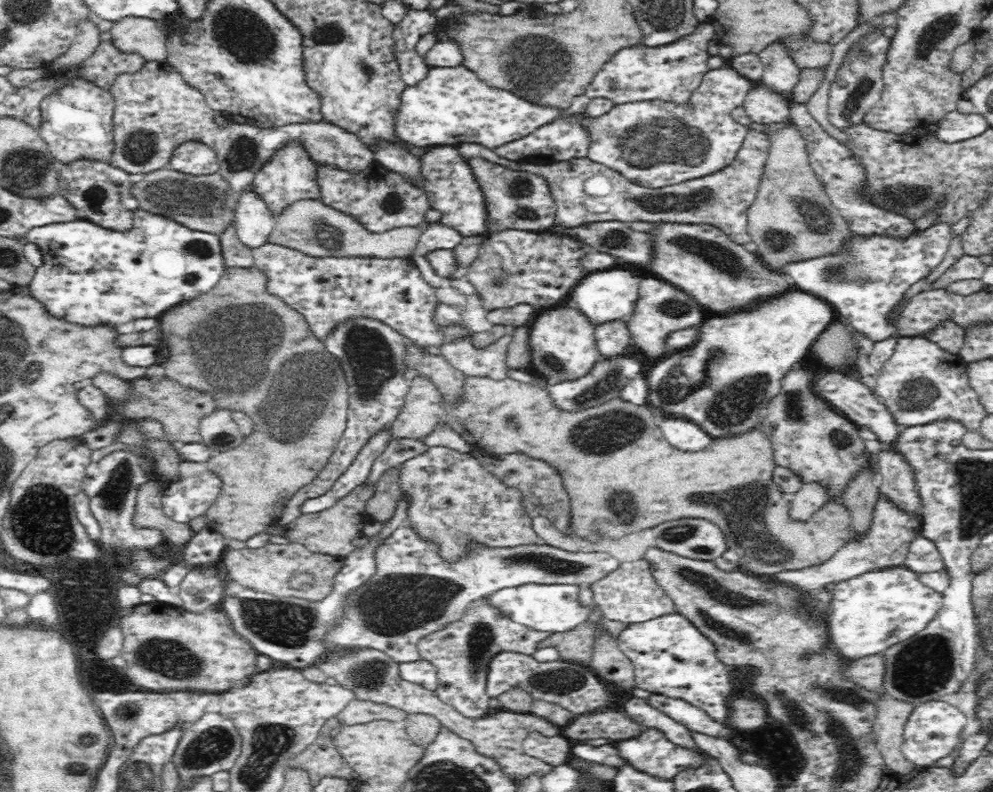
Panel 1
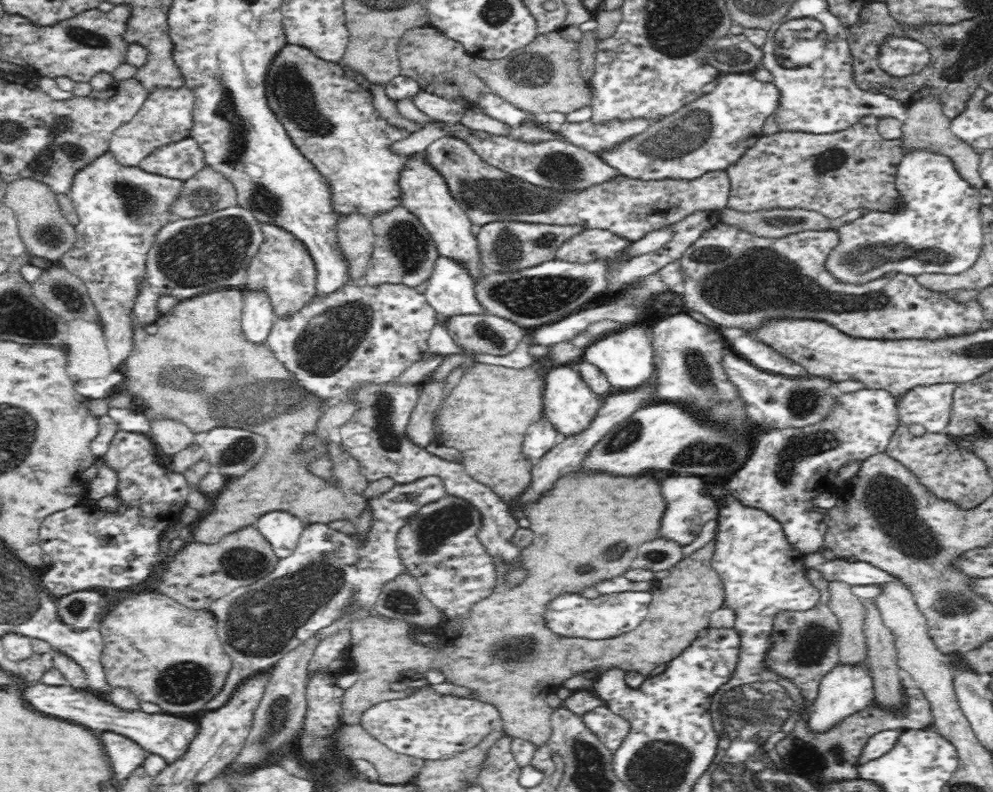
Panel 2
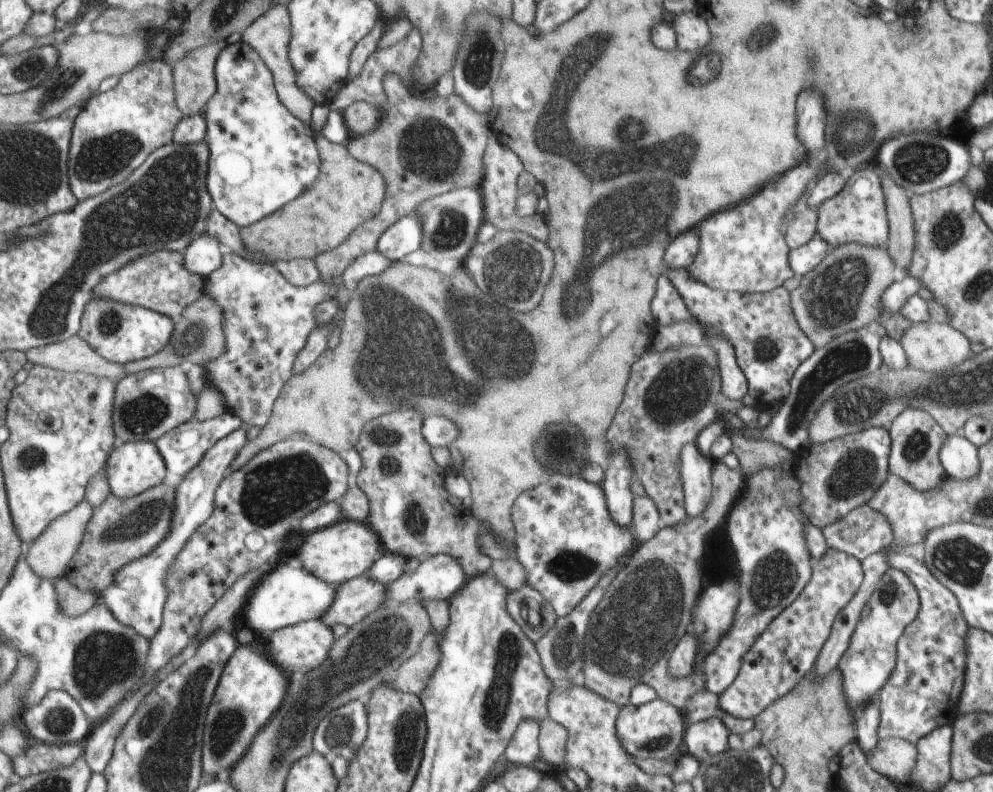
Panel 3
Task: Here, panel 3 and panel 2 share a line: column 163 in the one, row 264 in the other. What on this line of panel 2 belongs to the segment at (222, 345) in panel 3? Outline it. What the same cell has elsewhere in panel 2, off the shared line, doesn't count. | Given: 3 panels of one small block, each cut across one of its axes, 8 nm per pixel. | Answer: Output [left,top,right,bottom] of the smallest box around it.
[338,214,376,284]

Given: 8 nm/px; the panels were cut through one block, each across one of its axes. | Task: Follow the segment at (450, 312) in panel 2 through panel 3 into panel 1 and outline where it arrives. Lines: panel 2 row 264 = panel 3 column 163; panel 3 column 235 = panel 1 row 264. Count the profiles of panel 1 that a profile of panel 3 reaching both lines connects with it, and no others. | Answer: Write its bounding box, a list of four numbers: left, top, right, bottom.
[412,222,464,290]

